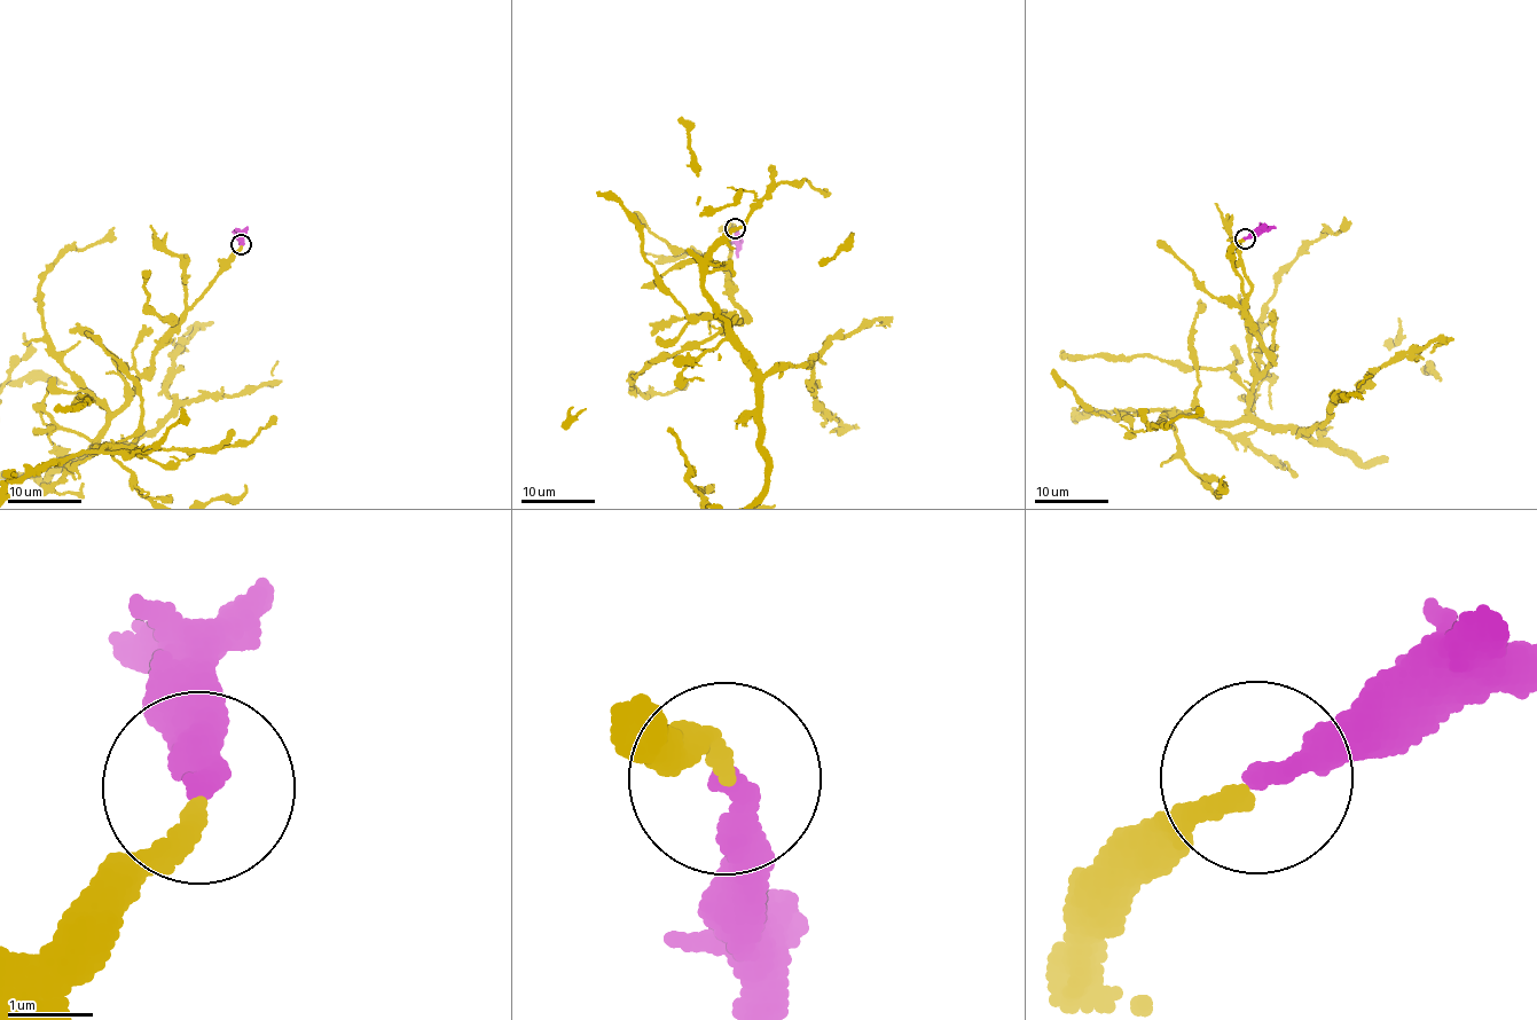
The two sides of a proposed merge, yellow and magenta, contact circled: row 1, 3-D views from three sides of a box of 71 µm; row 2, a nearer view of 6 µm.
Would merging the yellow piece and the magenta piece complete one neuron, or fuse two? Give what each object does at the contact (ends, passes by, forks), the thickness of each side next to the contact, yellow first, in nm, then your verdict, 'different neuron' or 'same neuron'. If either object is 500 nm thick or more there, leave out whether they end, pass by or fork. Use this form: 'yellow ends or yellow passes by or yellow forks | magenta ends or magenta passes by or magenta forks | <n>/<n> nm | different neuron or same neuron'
yellow ends | magenta ends | 240/320 nm | same neuron

